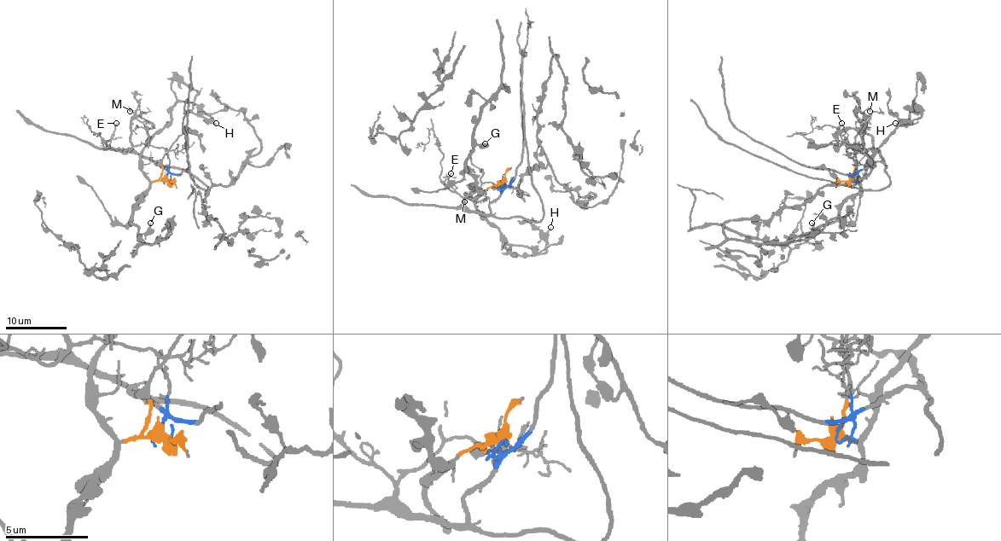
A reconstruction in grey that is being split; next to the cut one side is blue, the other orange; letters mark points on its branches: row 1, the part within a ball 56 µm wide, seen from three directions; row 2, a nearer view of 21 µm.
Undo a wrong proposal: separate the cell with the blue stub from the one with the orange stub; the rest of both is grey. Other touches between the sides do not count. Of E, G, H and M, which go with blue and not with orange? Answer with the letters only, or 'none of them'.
E, M

